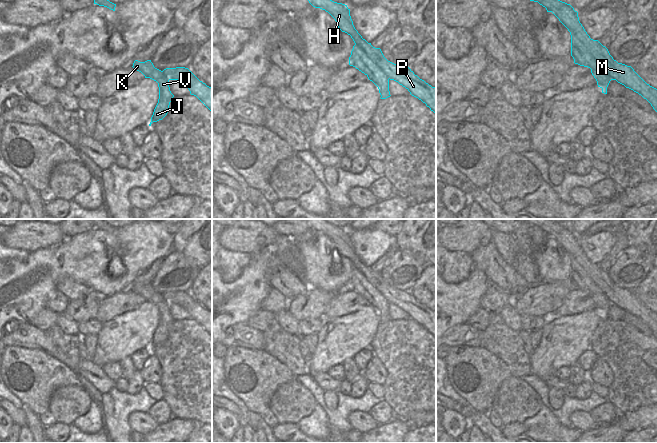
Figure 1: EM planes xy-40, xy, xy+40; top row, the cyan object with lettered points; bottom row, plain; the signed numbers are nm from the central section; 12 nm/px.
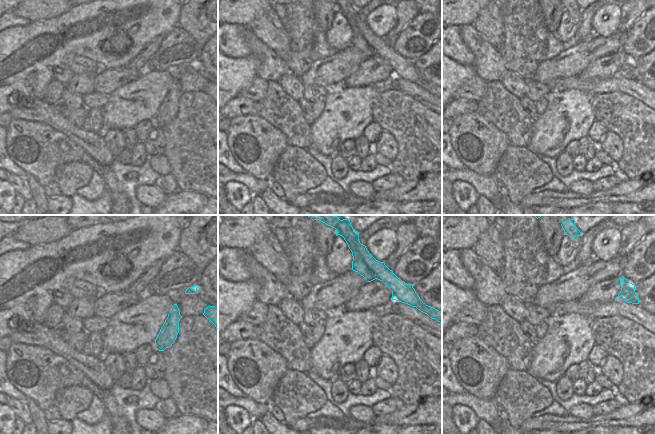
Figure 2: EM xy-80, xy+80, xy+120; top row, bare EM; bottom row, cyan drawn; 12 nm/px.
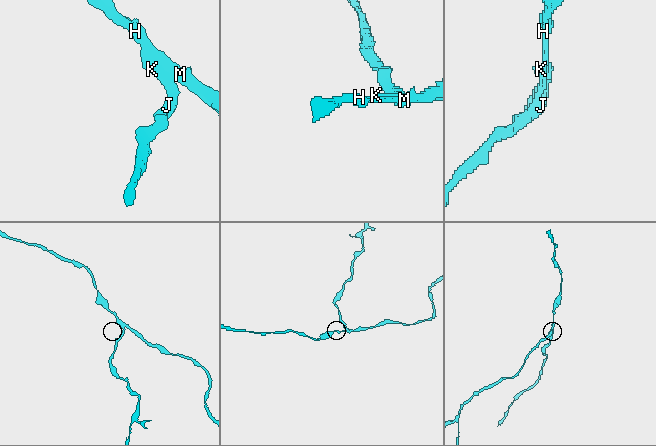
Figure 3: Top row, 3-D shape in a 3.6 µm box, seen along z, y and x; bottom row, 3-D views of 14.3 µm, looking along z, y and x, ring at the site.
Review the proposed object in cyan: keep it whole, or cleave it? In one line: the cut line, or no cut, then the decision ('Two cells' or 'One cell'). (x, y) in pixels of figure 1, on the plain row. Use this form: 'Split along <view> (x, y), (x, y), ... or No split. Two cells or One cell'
Split along xy+40 (570, 256), (584, 269), (611, 303). Two cells

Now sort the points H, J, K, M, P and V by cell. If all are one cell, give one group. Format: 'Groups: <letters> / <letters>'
Groups: H M P / J K V

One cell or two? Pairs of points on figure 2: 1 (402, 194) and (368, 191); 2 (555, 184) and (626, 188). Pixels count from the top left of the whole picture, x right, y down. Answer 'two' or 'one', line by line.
1: two
2: two

